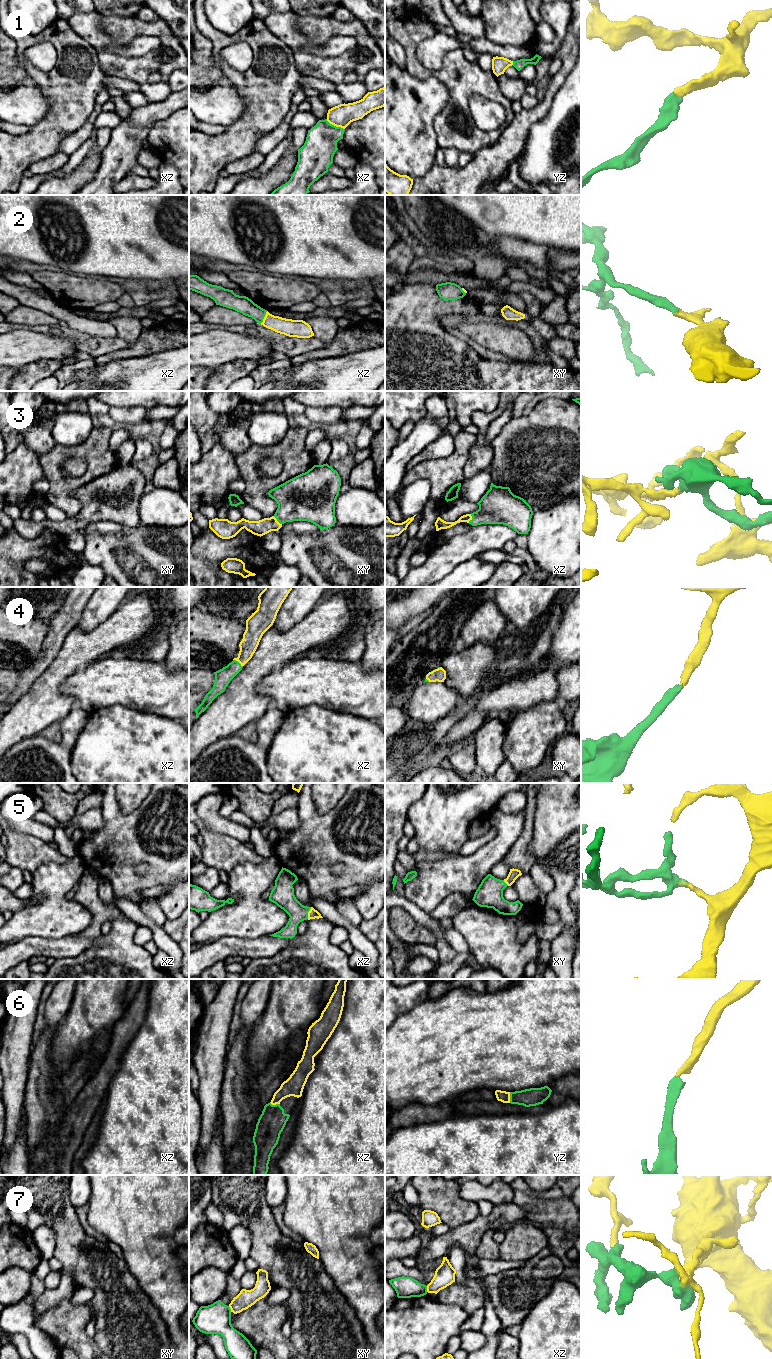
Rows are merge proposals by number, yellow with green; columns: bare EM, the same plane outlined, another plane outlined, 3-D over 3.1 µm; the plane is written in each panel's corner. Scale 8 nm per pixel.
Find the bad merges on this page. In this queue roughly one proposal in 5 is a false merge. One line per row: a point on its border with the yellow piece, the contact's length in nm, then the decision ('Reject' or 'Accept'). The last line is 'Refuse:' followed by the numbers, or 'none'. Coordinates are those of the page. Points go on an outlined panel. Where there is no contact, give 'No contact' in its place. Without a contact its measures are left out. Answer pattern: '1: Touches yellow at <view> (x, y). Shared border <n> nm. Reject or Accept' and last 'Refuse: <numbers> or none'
1: Touches yellow at xz (335, 125). Shared border 170 nm. Accept
2: Touches yellow at xz (264, 317). Shared border 120 nm. Accept
3: Touches yellow at xz (471, 518). Shared border 80 nm. Accept
4: Touches yellow at xz (238, 661). Shared border 100 nm. Accept
5: Touches yellow at xz (308, 913). Shared border 100 nm. Accept
6: Touches yellow at yz (509, 1097). Shared border 90 nm. Accept
7: Touches yellow at xy (230, 1308). Shared border 50 nm. Reject
Refuse: 7

